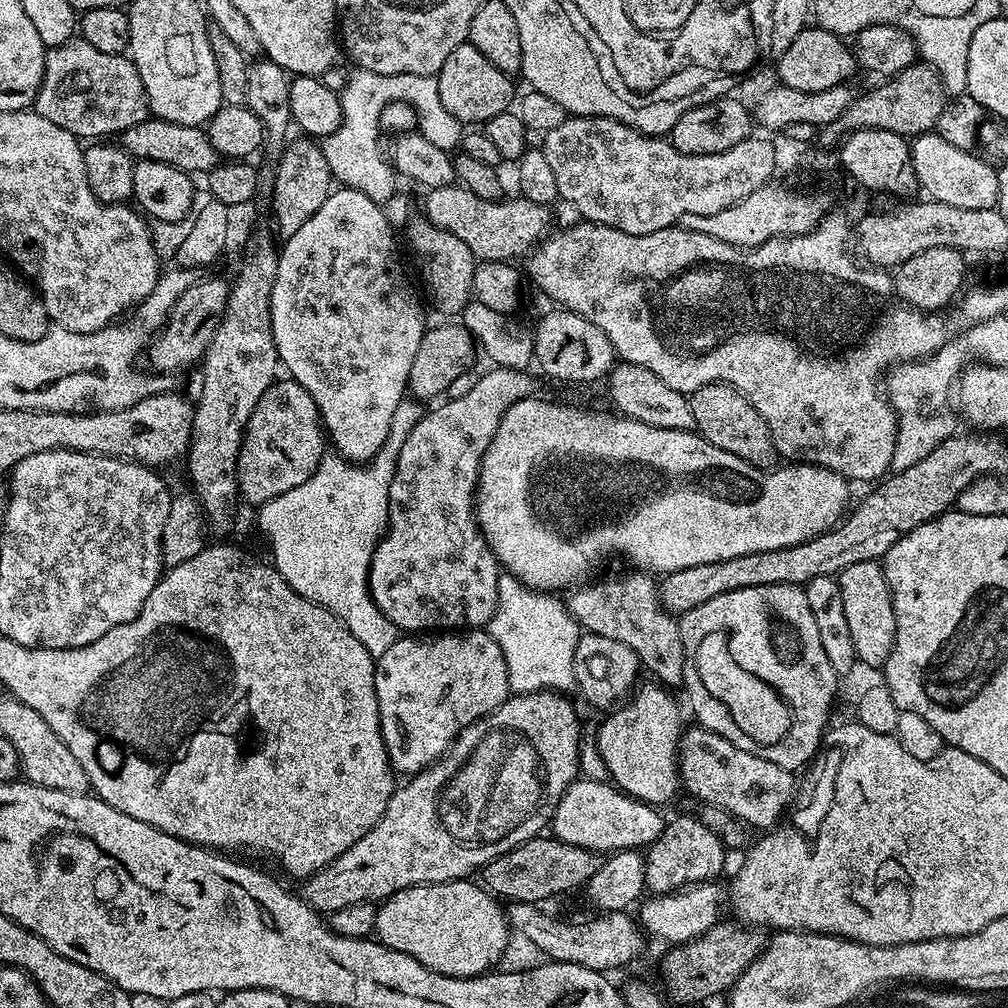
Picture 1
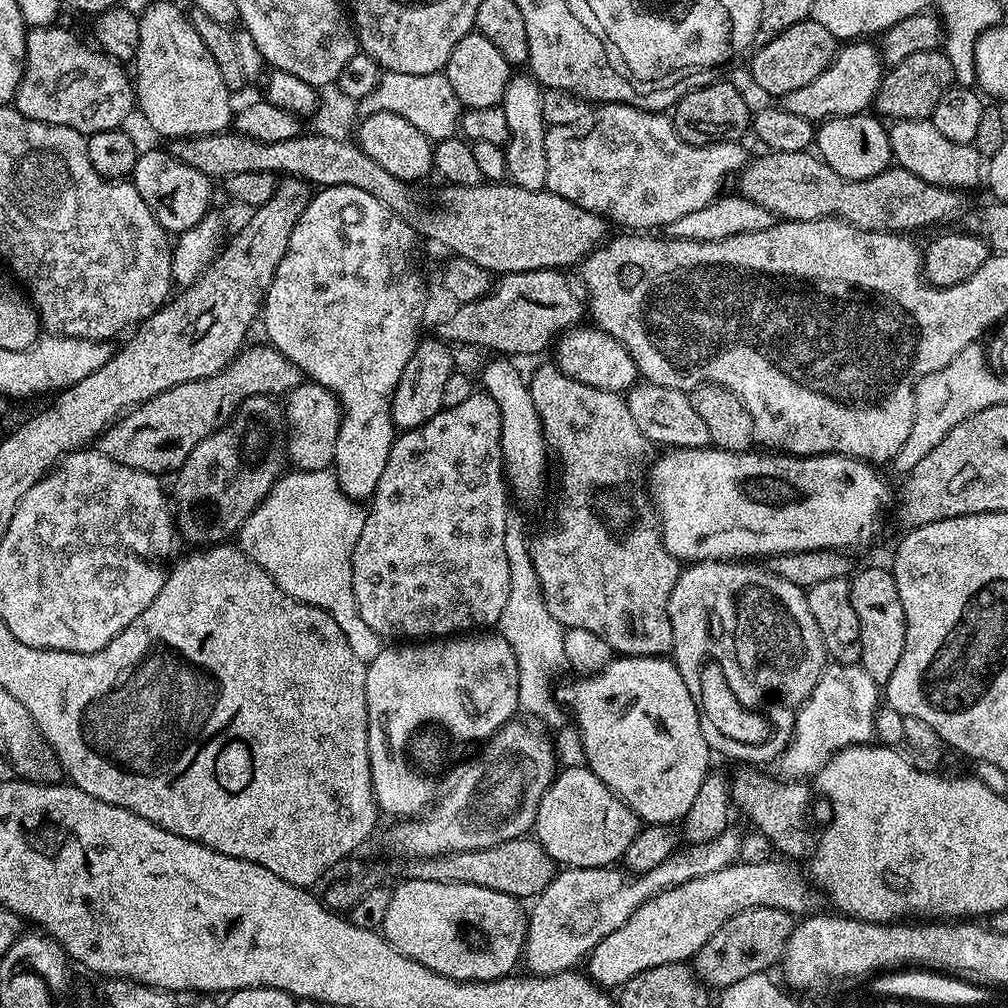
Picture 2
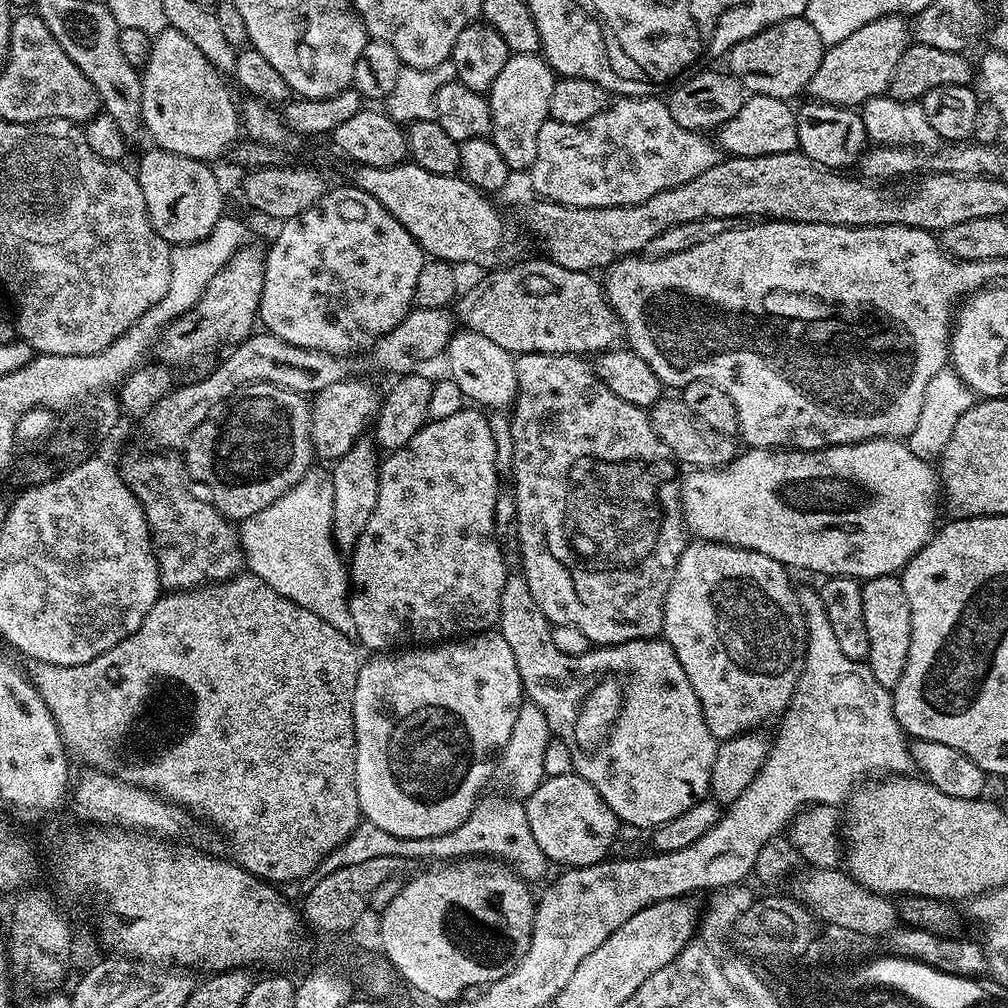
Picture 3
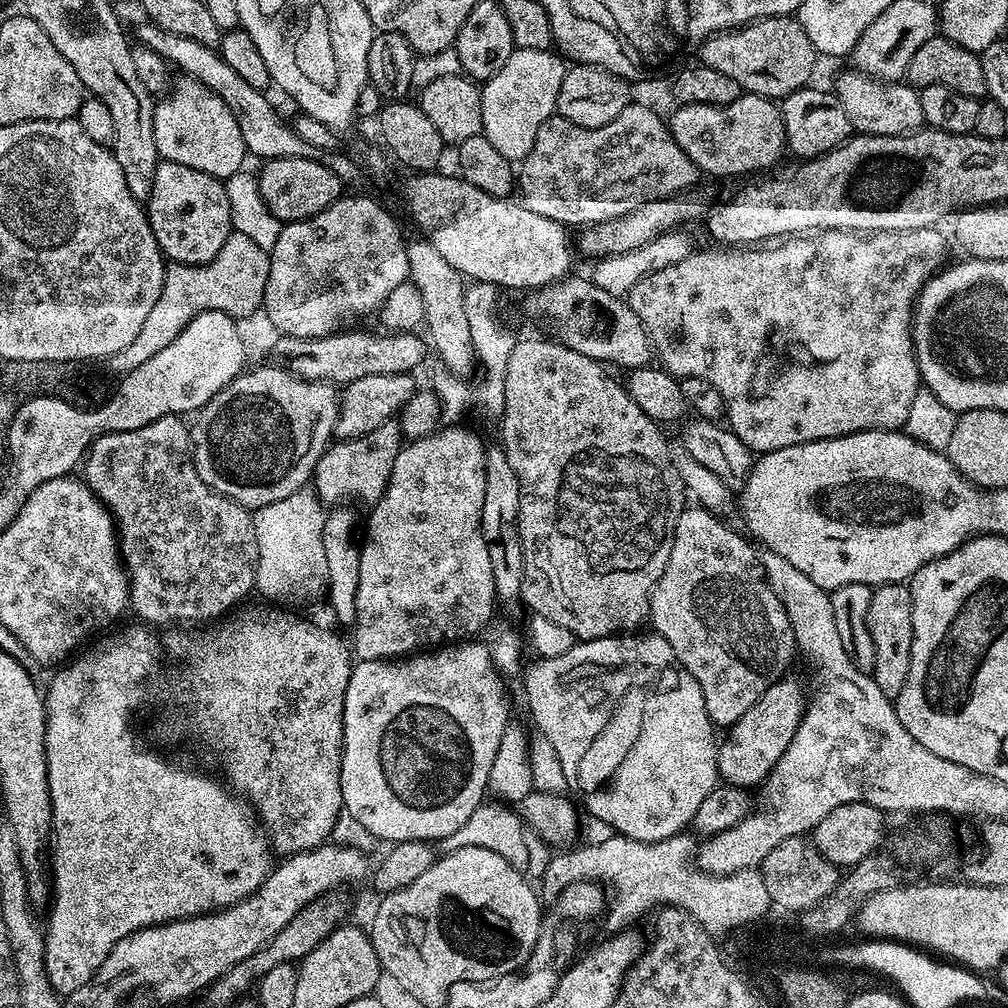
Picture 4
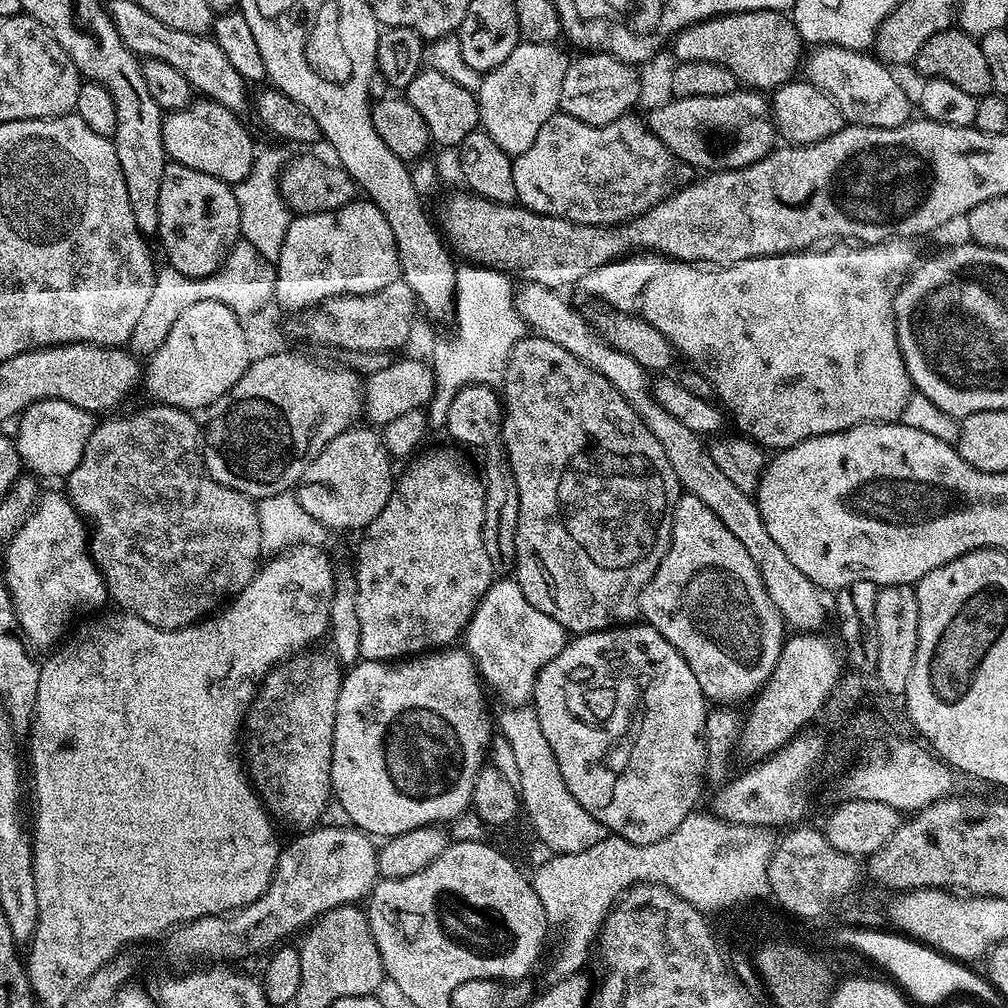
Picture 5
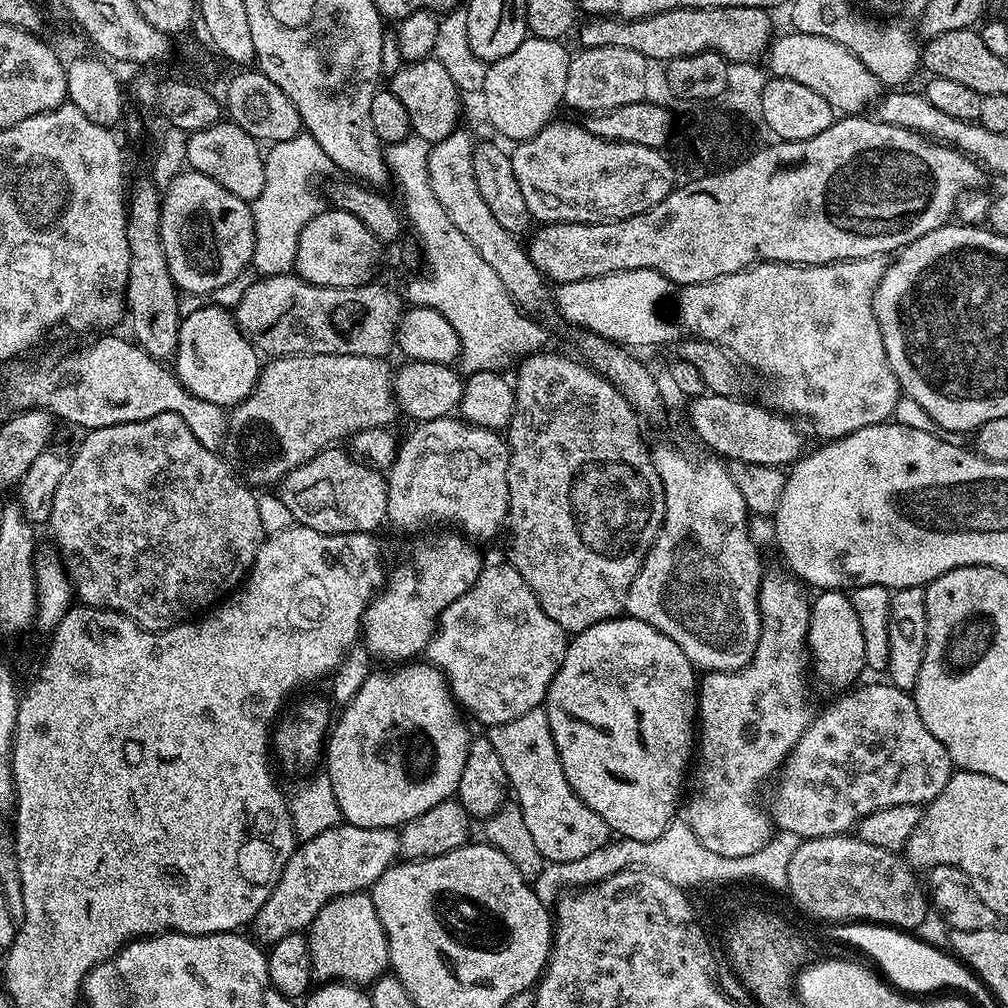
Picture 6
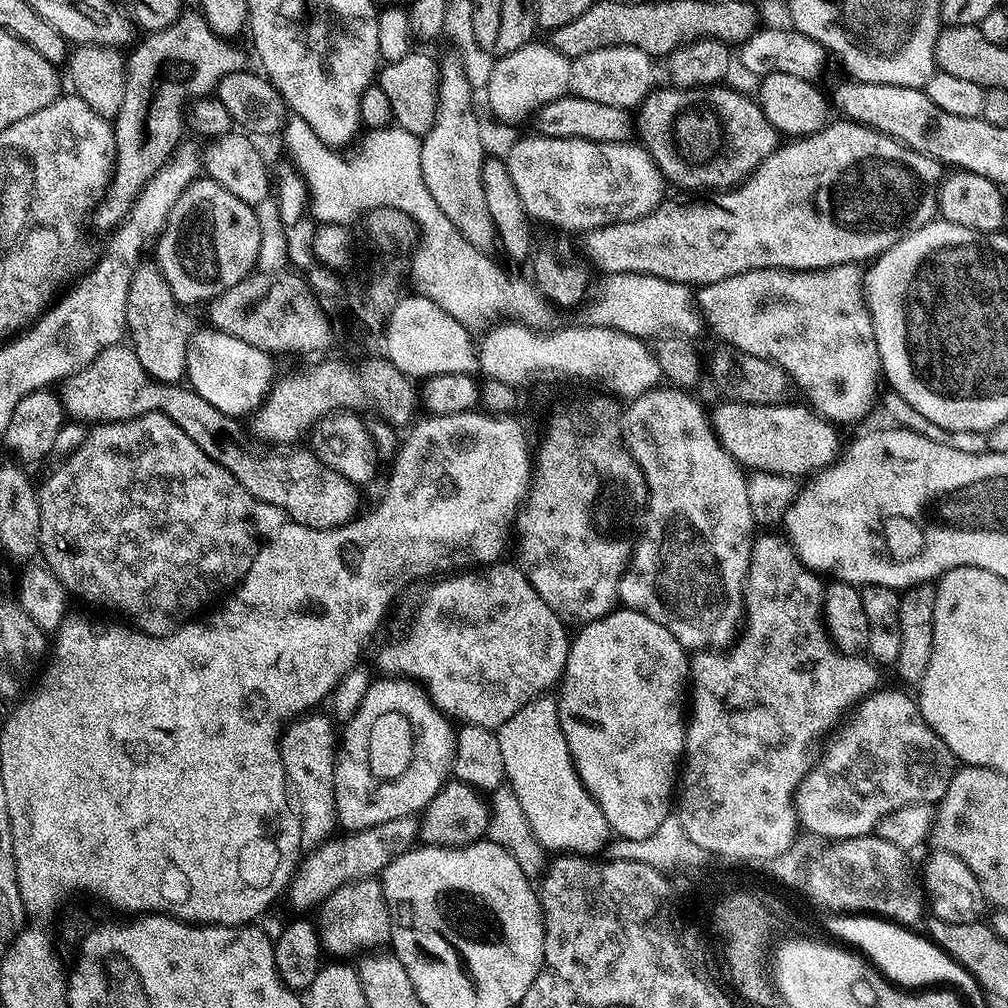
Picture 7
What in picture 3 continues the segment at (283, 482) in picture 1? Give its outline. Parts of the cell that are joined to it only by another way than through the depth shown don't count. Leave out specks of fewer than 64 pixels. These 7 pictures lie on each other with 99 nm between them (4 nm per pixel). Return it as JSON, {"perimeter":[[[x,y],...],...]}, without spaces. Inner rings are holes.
{"perimeter":[[[349,378],[342,382],[334,382],[334,386],[326,386],[326,390],[315,393],[311,397],[312,409],[312,451],[324,462],[335,462],[350,450],[350,446],[365,435],[364,427],[373,423],[379,409],[382,396],[376,393],[364,380]]]}

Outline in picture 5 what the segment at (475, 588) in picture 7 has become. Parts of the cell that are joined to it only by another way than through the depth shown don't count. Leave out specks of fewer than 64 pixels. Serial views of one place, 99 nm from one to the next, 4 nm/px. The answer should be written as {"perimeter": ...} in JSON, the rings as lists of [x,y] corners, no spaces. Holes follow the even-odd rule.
{"perimeter":[[[496,578],[492,585],[486,590],[483,598],[476,603],[476,609],[468,619],[467,627],[462,633],[463,643],[466,651],[476,665],[476,671],[480,674],[487,689],[496,694],[497,698],[505,707],[525,707],[532,699],[533,688],[536,685],[536,676],[556,655],[561,652],[566,643],[566,629],[550,614],[542,614],[530,602],[526,602],[526,594],[516,585],[515,579]]]}

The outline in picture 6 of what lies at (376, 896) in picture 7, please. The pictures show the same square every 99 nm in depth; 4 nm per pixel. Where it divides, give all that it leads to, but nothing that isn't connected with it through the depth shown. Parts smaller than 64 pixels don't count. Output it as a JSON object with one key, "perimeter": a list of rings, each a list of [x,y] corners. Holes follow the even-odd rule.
{"perimeter":[[[367,891],[342,894],[326,902],[307,928],[306,935],[312,975],[317,981],[368,986],[389,971],[386,930]]]}

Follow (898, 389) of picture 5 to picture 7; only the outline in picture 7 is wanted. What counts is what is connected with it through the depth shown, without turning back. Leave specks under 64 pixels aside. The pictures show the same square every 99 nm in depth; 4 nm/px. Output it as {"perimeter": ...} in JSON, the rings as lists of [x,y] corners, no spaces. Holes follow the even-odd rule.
{"perimeter":[[[839,264],[833,268],[813,268],[810,272],[797,272],[791,268],[759,268],[742,273],[741,276],[731,276],[722,282],[705,284],[698,292],[698,307],[706,321],[709,329],[716,328],[725,345],[731,346],[737,352],[749,352],[758,358],[773,360],[777,366],[788,375],[789,381],[796,384],[808,395],[807,403],[815,411],[819,412],[825,420],[831,420],[837,426],[852,424],[860,420],[872,408],[872,403],[877,403],[876,383],[881,383],[882,369],[880,367],[880,355],[876,346],[876,337],[872,334],[872,316],[868,313],[868,307],[863,298],[864,281],[862,279],[862,268],[860,264]]]}

